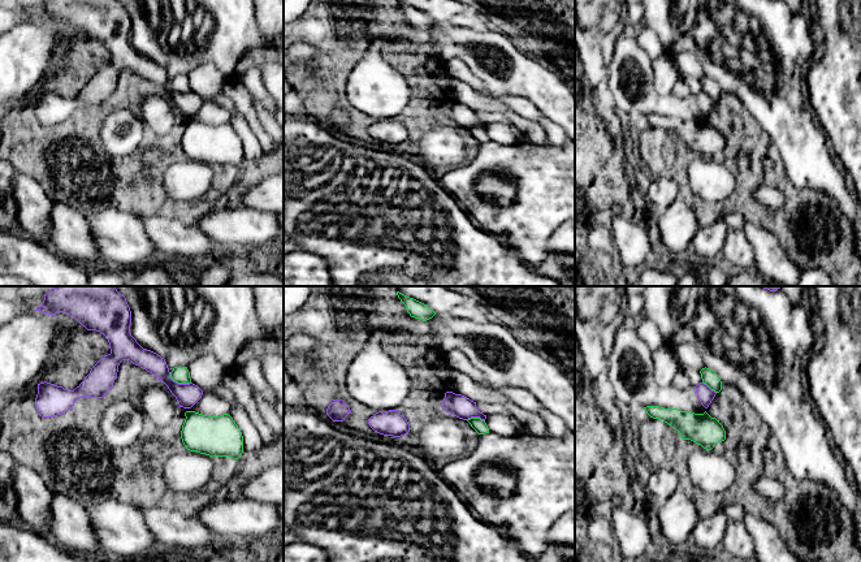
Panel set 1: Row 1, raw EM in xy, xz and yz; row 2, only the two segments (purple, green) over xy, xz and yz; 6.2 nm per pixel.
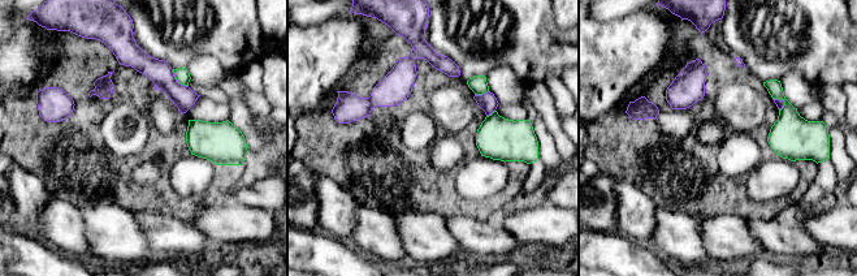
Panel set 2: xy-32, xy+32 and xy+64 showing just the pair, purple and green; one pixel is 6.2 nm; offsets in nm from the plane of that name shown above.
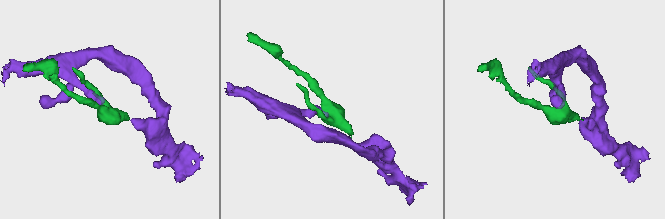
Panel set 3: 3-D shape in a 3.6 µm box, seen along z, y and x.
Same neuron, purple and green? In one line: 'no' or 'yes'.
no

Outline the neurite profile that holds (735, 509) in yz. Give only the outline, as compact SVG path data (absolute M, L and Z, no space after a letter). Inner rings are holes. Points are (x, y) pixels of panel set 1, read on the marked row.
M726 498L719 507L730 520L743 522L748 505L739 498Z

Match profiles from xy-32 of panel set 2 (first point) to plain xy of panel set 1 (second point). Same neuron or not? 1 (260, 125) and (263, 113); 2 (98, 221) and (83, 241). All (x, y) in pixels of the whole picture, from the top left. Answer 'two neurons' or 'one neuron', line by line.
1: two neurons
2: two neurons

